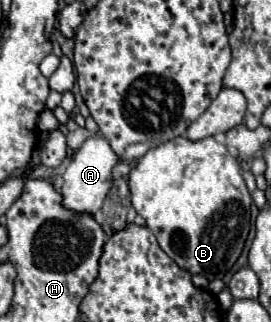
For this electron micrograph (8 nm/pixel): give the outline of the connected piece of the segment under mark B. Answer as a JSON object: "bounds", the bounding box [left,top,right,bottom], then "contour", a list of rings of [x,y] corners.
{"bounds":[129,136,251,280],"contour":[[[213,136],[191,142],[187,138],[173,138],[157,148],[151,148],[129,174],[131,202],[139,216],[145,218],[149,230],[155,234],[161,250],[175,260],[175,264],[191,274],[201,274],[207,280],[223,278],[243,252],[251,228],[251,194],[245,186],[240,164],[229,156],[227,148]]]}

